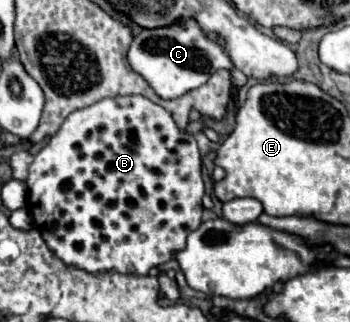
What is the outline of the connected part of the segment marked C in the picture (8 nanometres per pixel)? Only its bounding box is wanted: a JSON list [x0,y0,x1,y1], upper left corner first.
[128,22,234,100]

